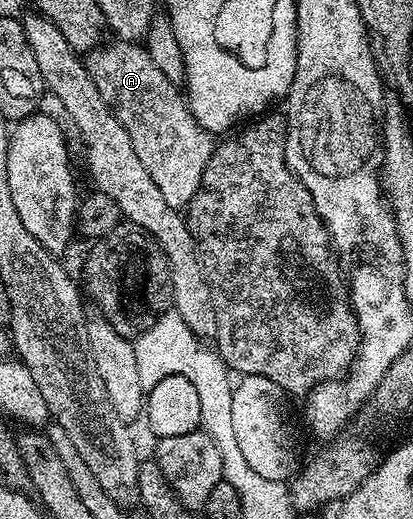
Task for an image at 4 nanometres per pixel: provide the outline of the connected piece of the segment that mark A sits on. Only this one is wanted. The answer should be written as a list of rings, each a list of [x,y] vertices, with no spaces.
[[[116,38],[114,42],[104,42],[102,45],[96,47],[94,51],[86,52],[85,62],[88,73],[93,77],[93,85],[97,85],[101,97],[109,105],[109,109],[117,117],[117,121],[121,121],[121,125],[125,125],[125,133],[129,133],[129,137],[133,141],[133,149],[137,153],[137,157],[141,157],[141,165],[145,165],[145,169],[149,169],[149,177],[153,177],[153,181],[157,181],[157,189],[161,189],[161,197],[165,197],[165,201],[169,201],[169,205],[173,208],[186,208],[192,197],[199,191],[201,177],[205,173],[205,165],[209,165],[209,157],[213,150],[212,132],[197,125],[193,113],[185,105],[184,92],[180,90],[176,83],[169,81],[169,77],[165,77],[165,73],[161,73],[161,69],[157,69],[157,65],[153,65],[153,57],[151,56],[150,50],[142,42],[121,38]]]

